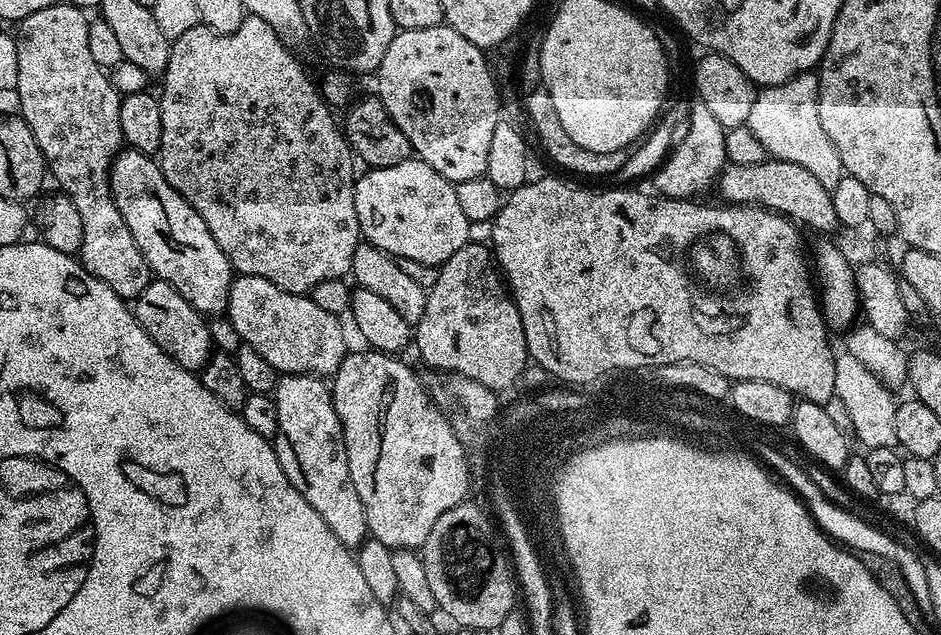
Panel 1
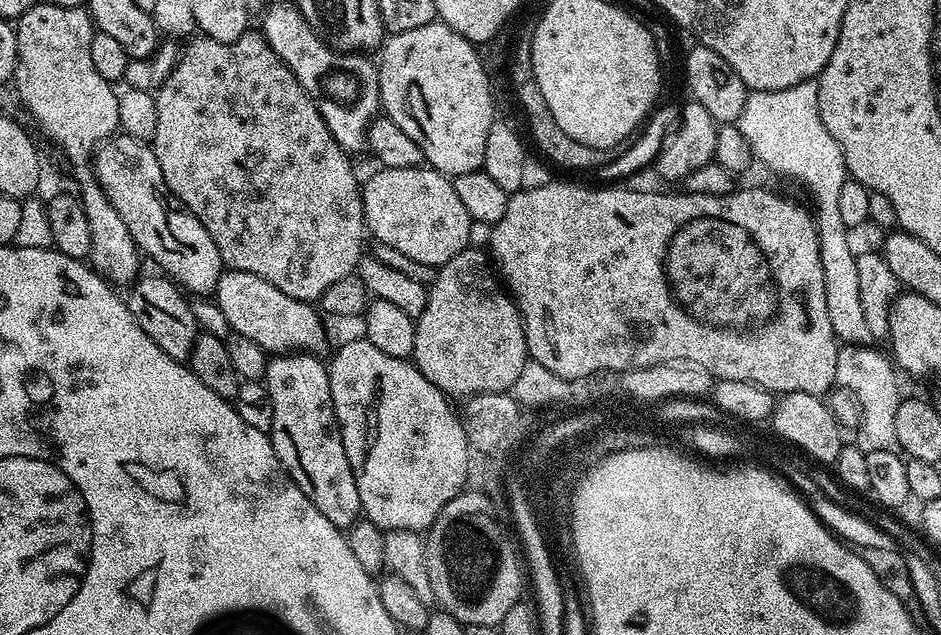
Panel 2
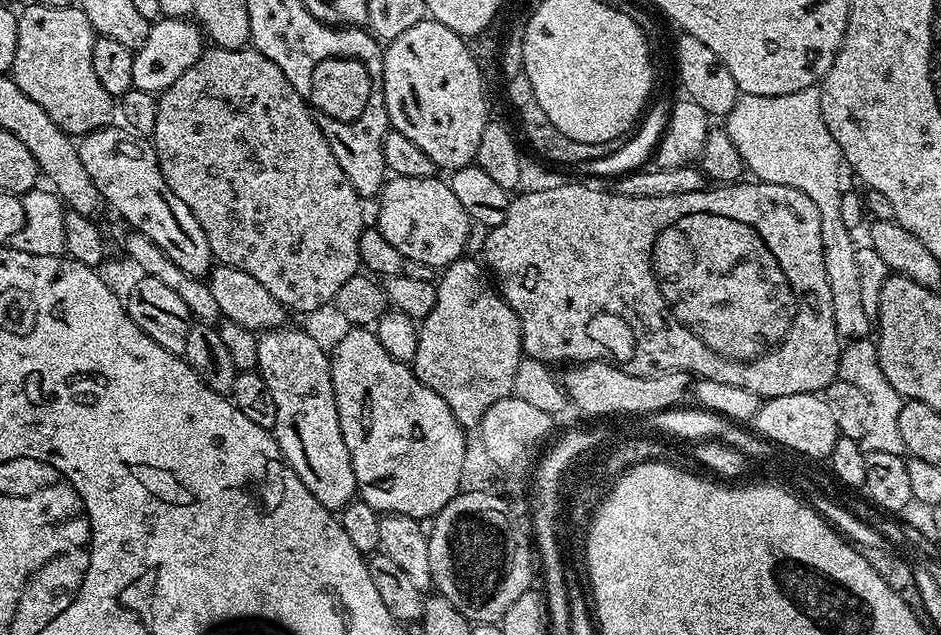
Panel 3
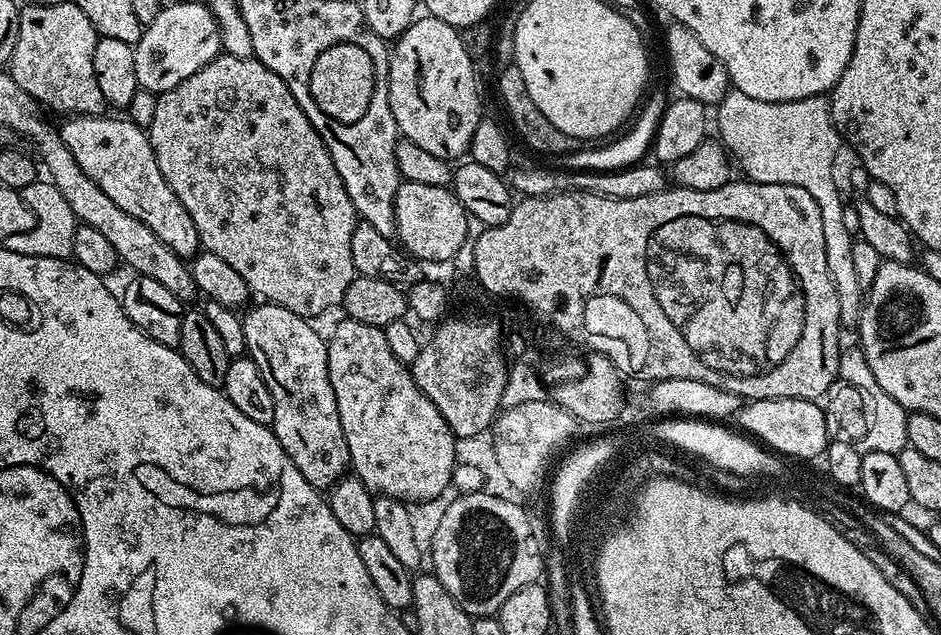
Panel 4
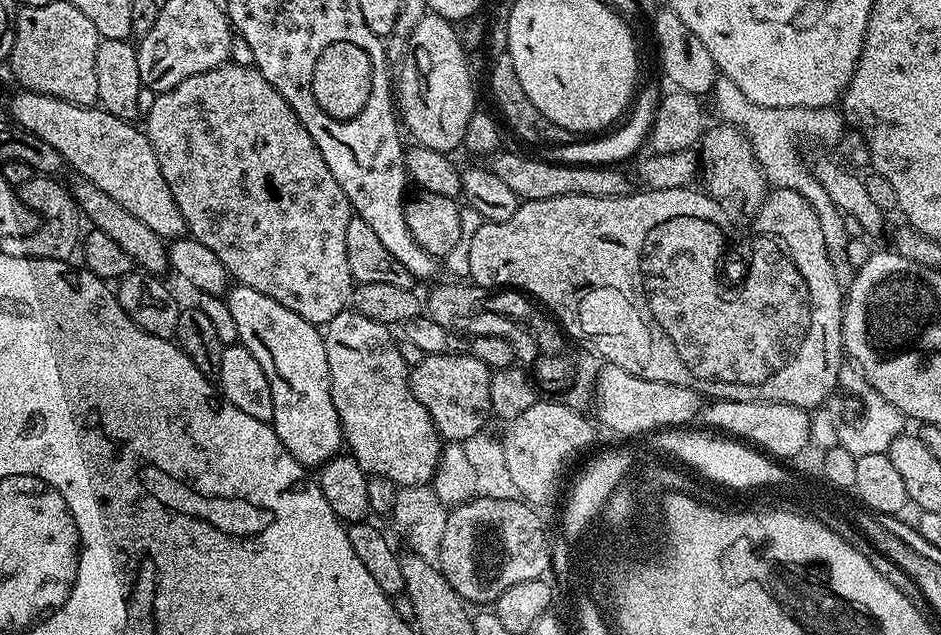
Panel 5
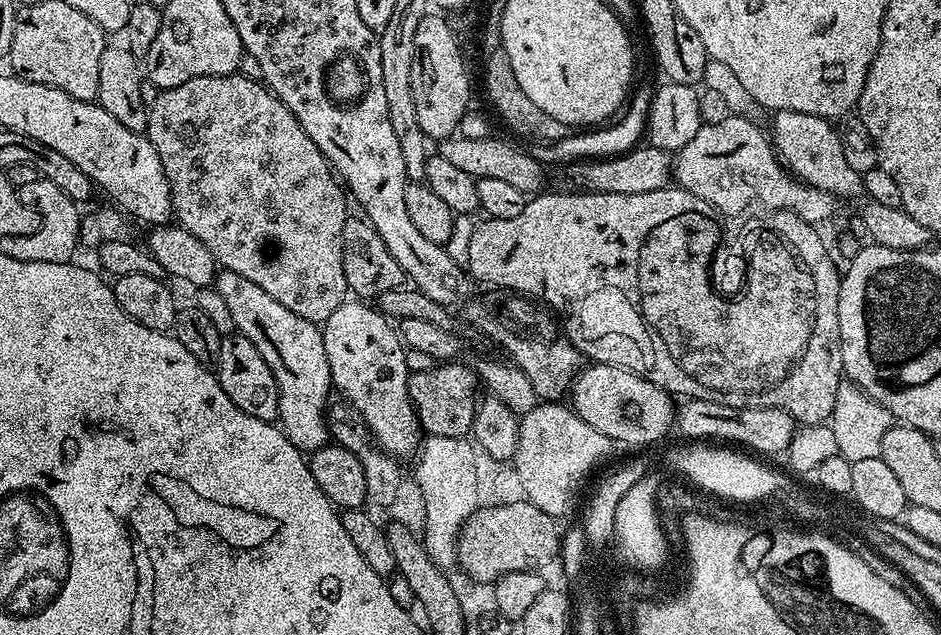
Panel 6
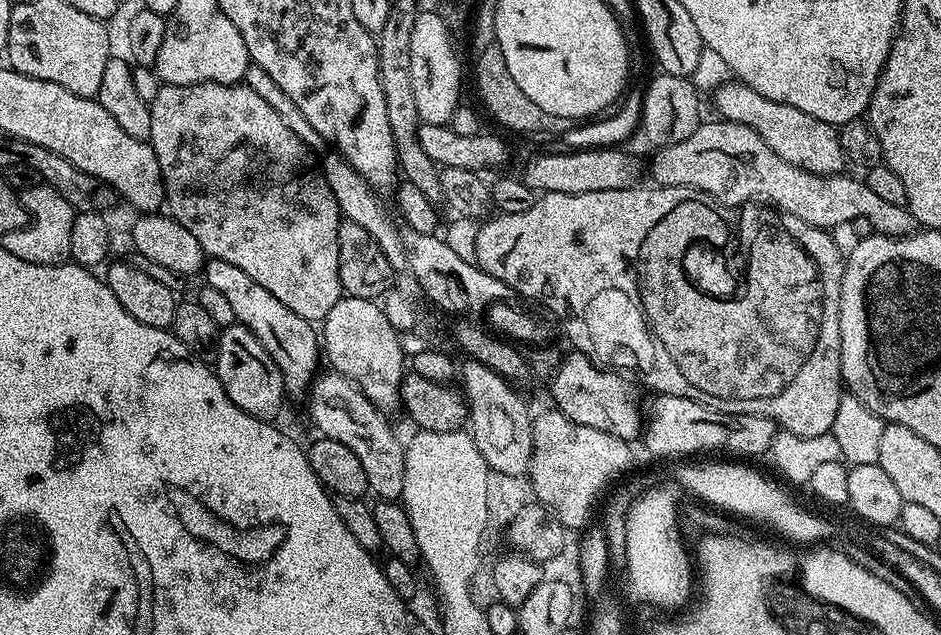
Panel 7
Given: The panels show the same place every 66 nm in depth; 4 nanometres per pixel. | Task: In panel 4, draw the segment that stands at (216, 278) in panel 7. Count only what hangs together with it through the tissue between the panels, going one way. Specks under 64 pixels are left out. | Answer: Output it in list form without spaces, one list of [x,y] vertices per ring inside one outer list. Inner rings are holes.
[[[256,302],[256,305],[247,313],[243,313],[244,333],[246,334],[246,346],[248,347],[247,355],[258,366],[258,370],[262,374],[262,378],[266,382],[266,386],[270,390],[270,394],[274,398],[274,418],[271,422],[271,429],[276,433],[278,442],[282,446],[282,450],[286,450],[286,454],[294,462],[294,466],[298,466],[298,470],[302,470],[302,478],[306,478],[306,482],[310,482],[314,487],[321,490],[327,490],[349,471],[350,461],[348,459],[348,447],[346,446],[346,438],[342,434],[342,422],[338,418],[338,402],[334,398],[334,386],[330,386],[330,374],[328,373],[328,346],[325,337],[319,336],[314,329],[311,328],[309,321],[303,316],[294,314],[290,310],[286,310],[277,304],[269,304],[267,302]]]

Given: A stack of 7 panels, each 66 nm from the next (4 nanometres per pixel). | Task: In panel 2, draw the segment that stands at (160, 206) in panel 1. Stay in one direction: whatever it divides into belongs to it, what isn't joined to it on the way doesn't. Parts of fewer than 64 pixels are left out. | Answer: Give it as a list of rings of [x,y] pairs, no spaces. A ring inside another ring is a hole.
[[[123,134],[109,136],[96,150],[94,175],[100,184],[100,189],[106,194],[110,206],[114,206],[122,222],[126,222],[126,230],[130,230],[141,253],[147,259],[149,256],[160,267],[157,269],[175,281],[185,293],[196,298],[211,297],[215,293],[222,269],[225,267],[218,254],[218,246],[214,246],[214,238],[206,234],[206,226],[202,226],[202,222],[194,218],[192,211],[186,208],[175,194],[168,191],[166,178],[162,178],[162,166],[158,166],[158,158],[154,154],[151,143]]]

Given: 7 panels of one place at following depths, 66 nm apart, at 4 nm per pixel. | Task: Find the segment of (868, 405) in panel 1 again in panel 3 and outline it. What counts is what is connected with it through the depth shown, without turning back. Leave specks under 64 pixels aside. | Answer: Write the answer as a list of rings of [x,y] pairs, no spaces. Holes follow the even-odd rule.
[[[852,338],[841,347],[839,379],[858,386],[862,393],[866,394],[873,406],[874,422],[867,431],[862,441],[865,452],[877,452],[878,454],[905,455],[902,433],[898,430],[898,414],[902,410],[904,400],[896,393],[894,386],[886,382],[886,374],[882,374],[882,366],[878,358],[875,339]]]

